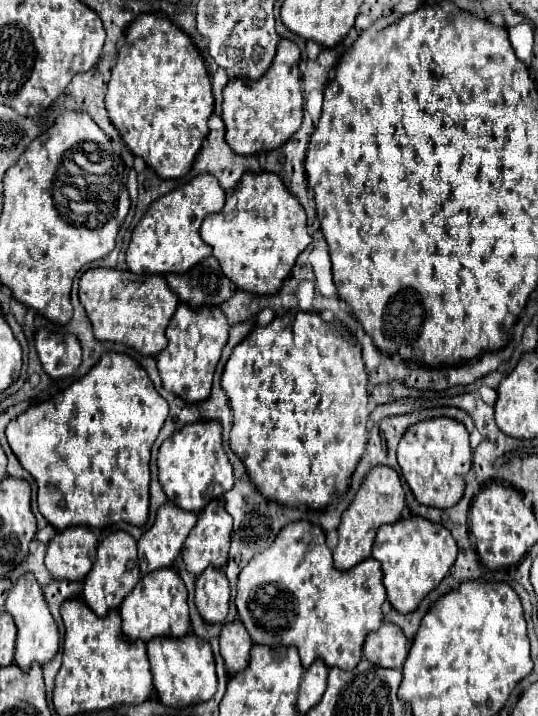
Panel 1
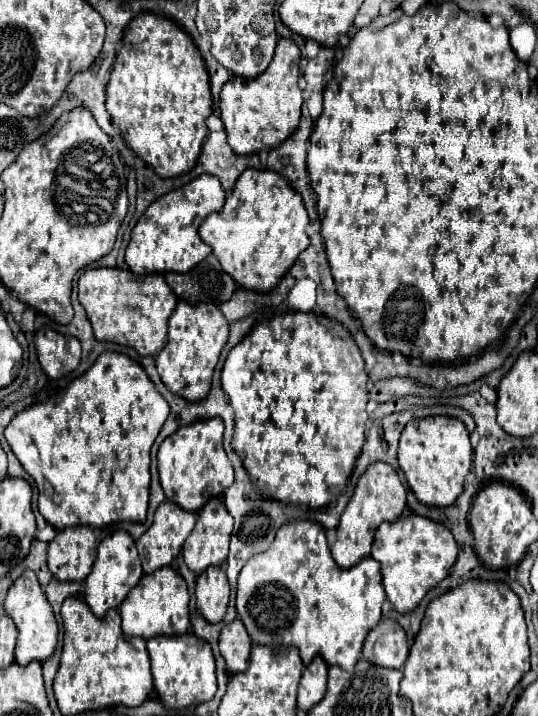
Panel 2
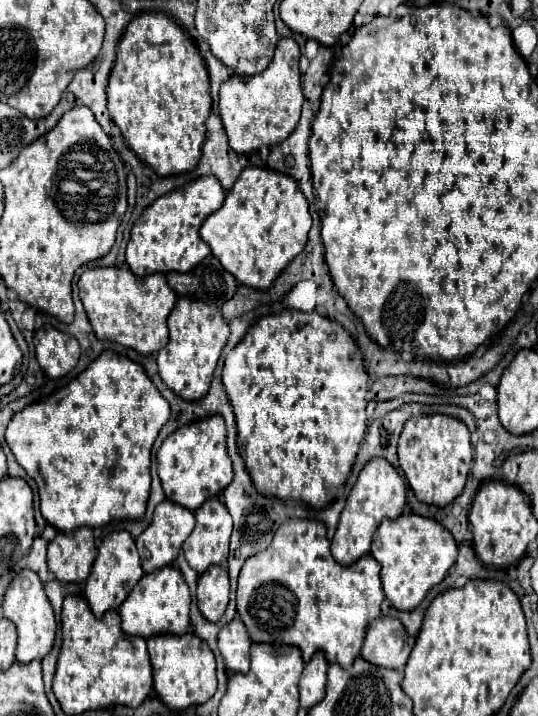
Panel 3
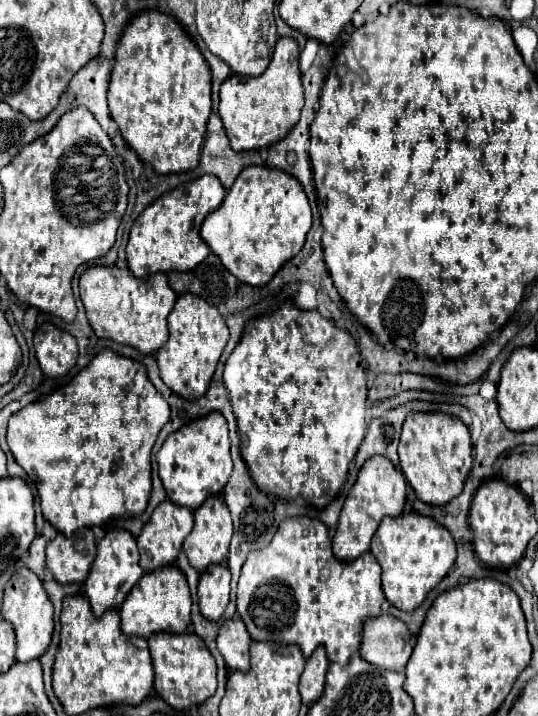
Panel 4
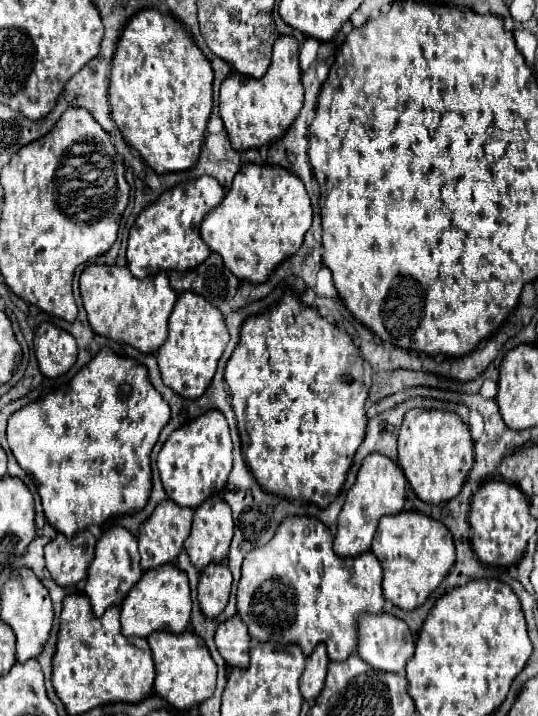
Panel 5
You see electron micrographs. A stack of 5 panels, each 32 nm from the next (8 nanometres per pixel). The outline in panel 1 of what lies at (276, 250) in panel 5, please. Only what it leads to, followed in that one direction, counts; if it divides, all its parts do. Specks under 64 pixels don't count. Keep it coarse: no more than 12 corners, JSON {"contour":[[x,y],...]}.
{"contour":[[246,172],[200,236],[238,288],[274,294],[312,242],[272,172]]}

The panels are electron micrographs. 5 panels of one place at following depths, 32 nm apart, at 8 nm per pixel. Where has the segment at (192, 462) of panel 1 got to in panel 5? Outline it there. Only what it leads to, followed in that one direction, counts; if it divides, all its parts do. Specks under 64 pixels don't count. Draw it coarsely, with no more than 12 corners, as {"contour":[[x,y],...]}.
{"contour":[[208,410],[158,454],[166,496],[198,508],[224,490],[232,440]]}

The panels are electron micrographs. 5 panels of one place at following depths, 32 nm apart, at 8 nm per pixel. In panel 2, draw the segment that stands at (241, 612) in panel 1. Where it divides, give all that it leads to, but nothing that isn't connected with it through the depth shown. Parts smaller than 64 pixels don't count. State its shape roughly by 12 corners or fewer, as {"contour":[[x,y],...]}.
{"contour":[[290,520],[238,576],[252,642],[352,670],[380,564],[340,568]]}

